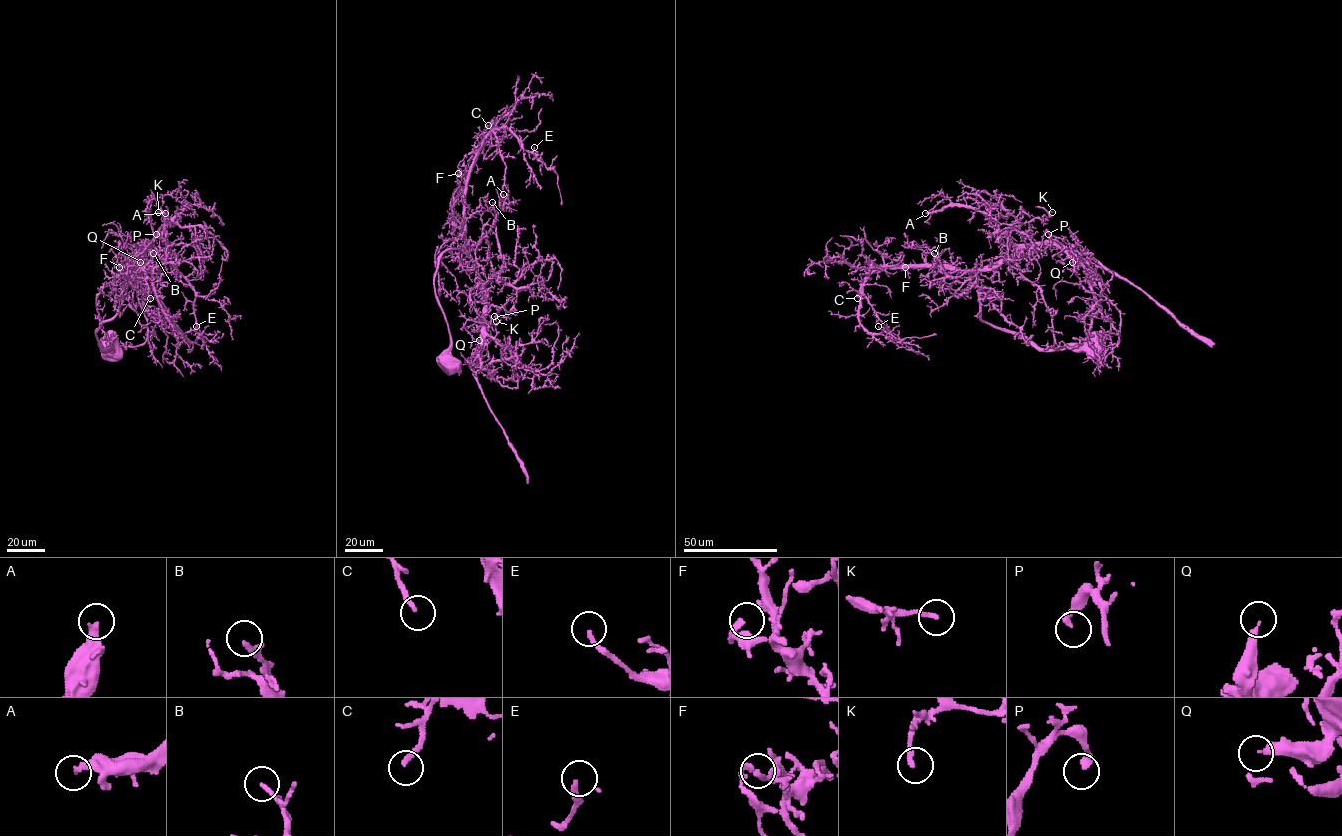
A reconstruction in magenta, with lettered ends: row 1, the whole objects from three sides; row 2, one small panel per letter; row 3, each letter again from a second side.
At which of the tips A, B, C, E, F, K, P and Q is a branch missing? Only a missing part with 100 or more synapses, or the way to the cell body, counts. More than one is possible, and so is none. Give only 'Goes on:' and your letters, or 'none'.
Goes on: A, Q

